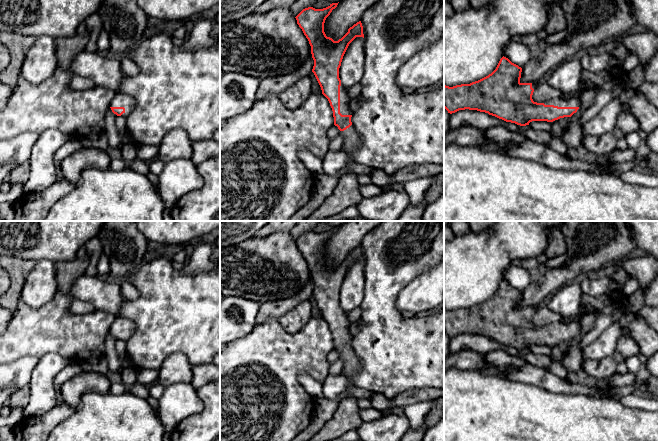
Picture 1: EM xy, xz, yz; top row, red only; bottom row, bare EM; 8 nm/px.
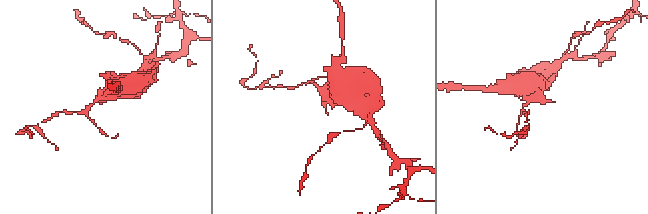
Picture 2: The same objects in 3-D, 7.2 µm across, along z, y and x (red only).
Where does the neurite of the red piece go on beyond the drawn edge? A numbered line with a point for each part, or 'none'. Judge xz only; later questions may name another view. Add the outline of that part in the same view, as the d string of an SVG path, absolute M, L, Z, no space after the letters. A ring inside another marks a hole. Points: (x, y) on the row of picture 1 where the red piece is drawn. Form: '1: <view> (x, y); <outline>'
1: xz (345, 109); M341 85L340 86L340 113L342 115L352 115L352 111L350 109L350 101L346 89Z

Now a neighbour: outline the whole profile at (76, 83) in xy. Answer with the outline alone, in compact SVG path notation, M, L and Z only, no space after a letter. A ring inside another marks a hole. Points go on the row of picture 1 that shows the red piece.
M79 75L70 76L68 88L72 91L85 91L97 86L91 79Z

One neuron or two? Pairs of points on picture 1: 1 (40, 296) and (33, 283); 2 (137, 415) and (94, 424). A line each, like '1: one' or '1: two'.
1: one
2: one

